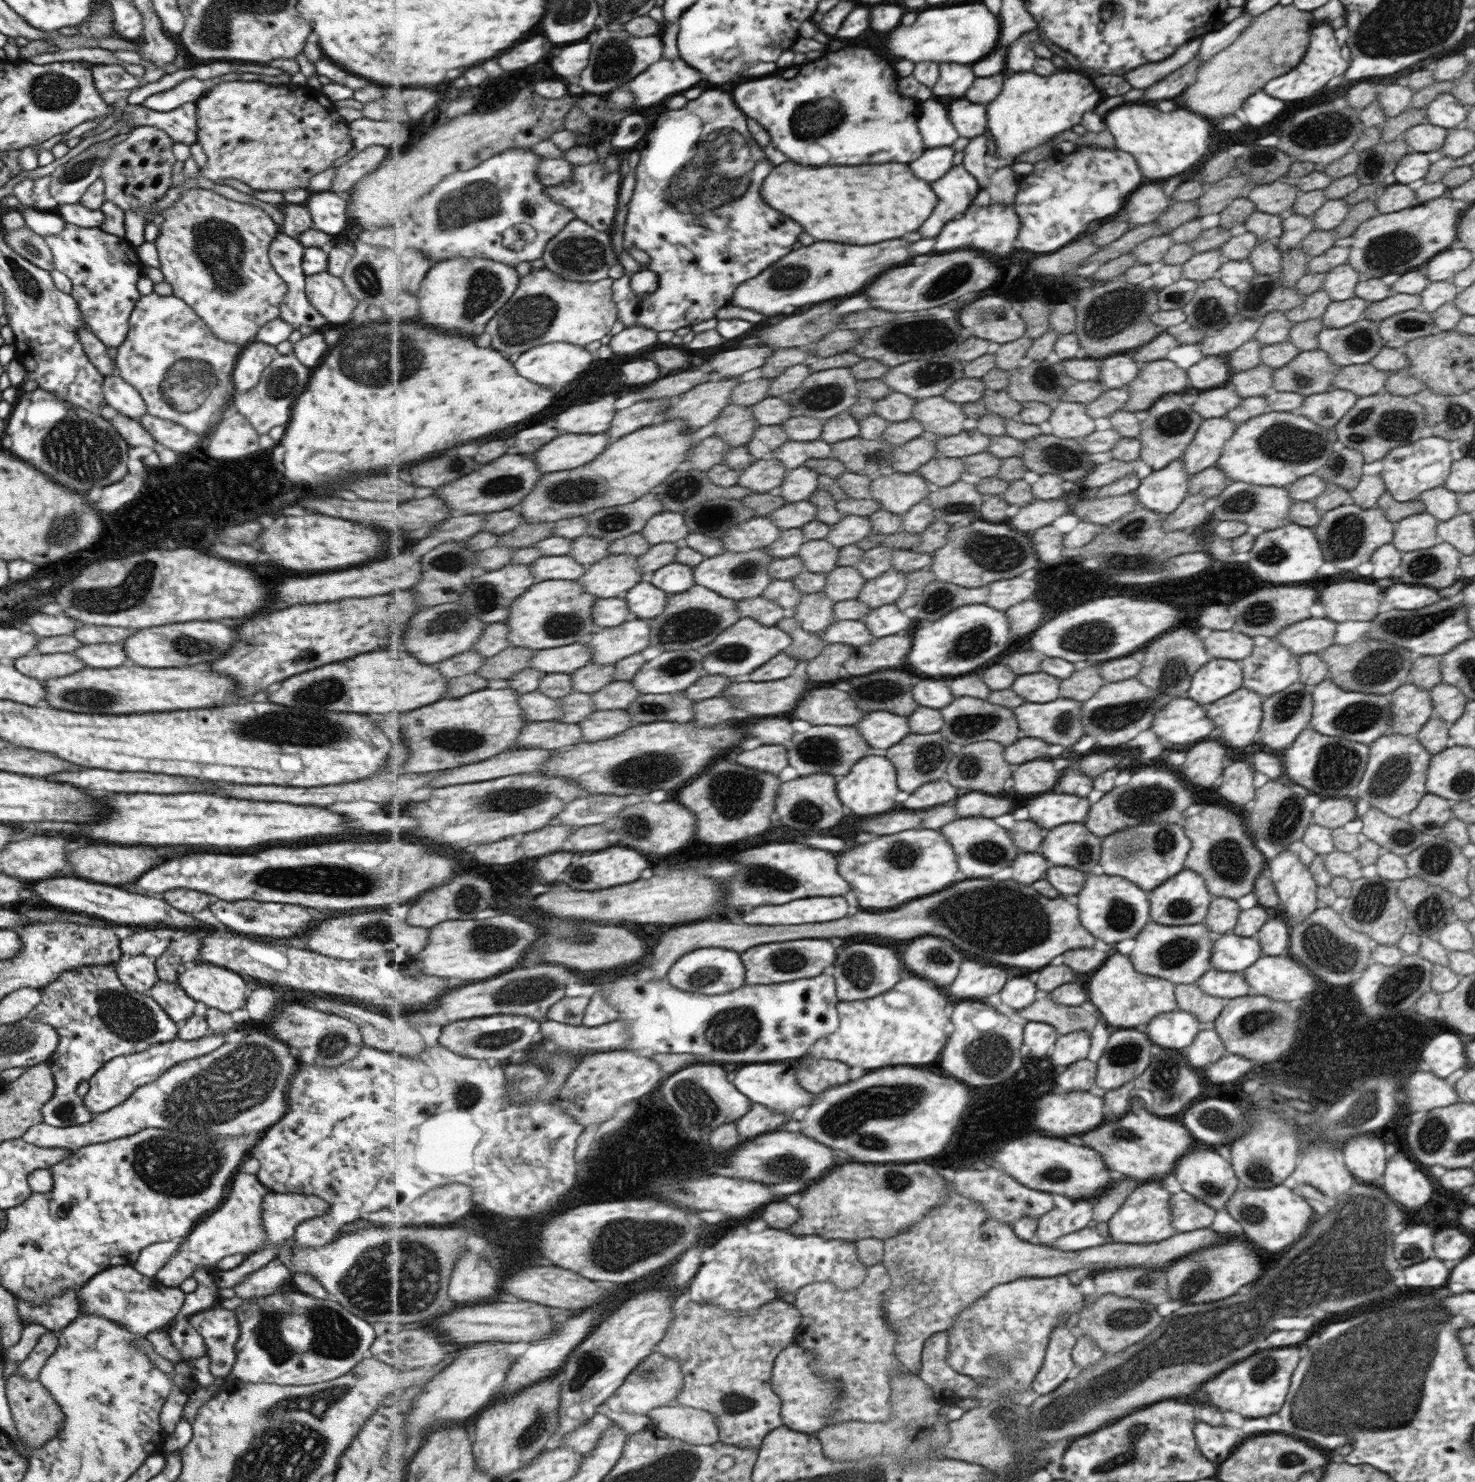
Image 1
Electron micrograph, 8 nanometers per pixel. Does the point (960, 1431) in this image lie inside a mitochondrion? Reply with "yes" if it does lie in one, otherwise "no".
no

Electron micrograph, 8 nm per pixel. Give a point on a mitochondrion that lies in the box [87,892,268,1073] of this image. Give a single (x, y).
(131, 1020)

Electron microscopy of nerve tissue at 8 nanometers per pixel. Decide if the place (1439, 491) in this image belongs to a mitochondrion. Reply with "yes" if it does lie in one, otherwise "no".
no

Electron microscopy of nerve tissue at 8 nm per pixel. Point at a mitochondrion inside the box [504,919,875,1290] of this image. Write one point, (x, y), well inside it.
(628, 1248)

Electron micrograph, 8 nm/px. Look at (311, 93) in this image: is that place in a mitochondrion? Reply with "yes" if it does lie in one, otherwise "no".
no

